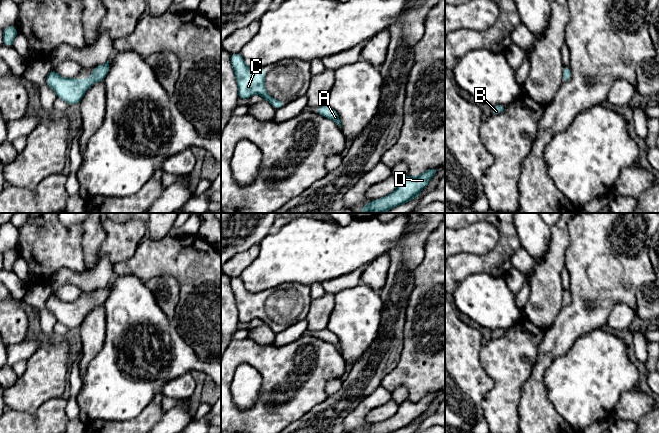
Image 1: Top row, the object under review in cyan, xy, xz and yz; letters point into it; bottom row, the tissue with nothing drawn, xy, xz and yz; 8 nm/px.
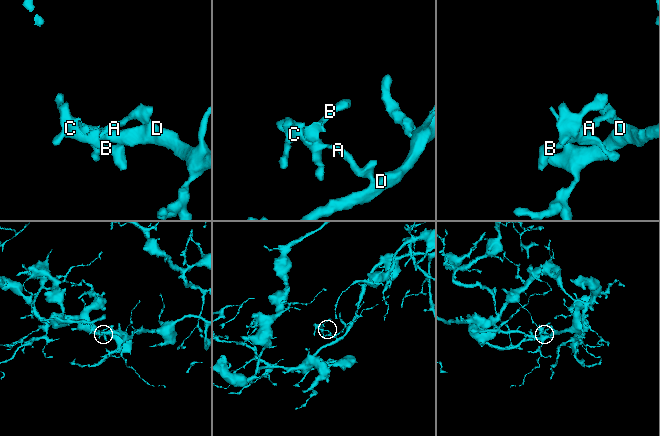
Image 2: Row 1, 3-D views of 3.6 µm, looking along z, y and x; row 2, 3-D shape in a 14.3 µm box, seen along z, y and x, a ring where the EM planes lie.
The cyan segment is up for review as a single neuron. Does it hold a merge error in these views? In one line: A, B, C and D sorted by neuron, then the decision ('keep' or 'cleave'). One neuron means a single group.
A B C D | keep

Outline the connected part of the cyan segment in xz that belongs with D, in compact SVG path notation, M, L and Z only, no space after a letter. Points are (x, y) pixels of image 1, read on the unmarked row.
M430 392L417 401L406 399L398 404L397 412L390 419L371 424L361 433L392 433L403 429L418 421L419 417L425 413L429 405L437 397L437 392Z

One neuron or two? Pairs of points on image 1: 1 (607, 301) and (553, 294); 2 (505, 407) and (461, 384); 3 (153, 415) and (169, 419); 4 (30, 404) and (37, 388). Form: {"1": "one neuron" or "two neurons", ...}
{"1": "two neurons", "2": "two neurons", "3": "two neurons", "4": "one neuron"}

